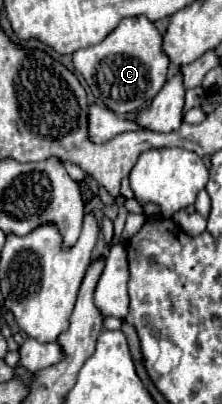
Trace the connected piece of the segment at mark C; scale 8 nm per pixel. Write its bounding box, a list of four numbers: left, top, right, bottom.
[74,16,168,114]

